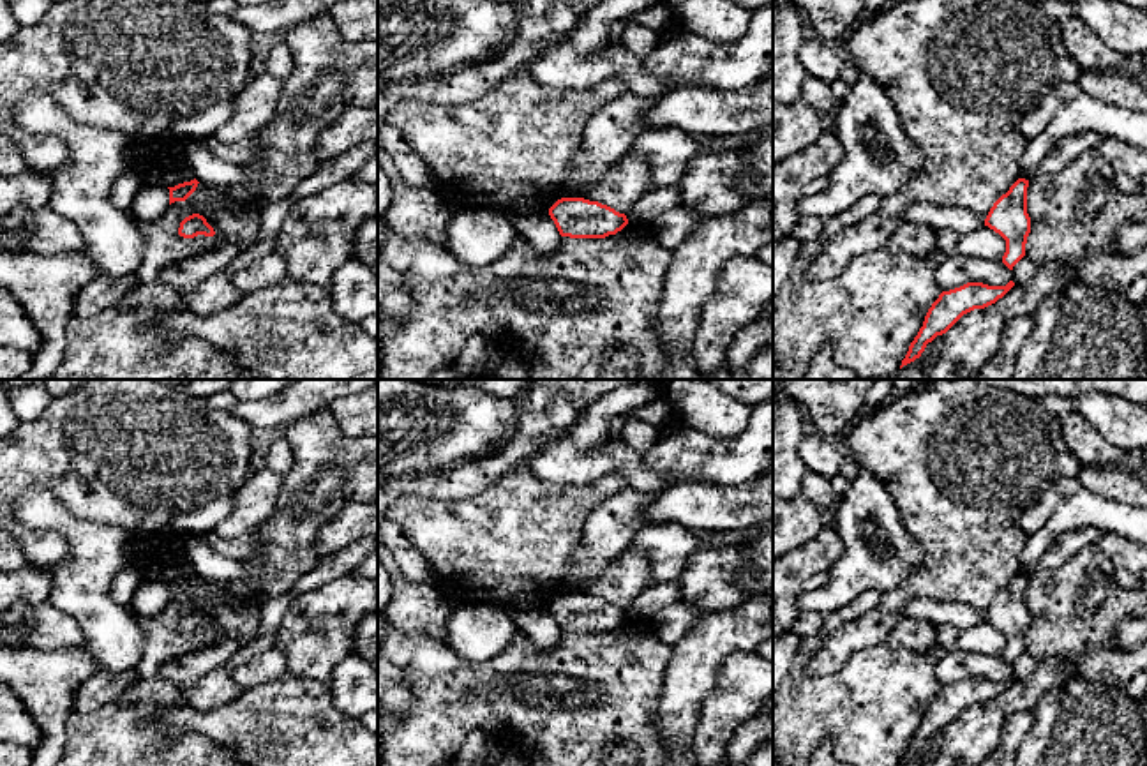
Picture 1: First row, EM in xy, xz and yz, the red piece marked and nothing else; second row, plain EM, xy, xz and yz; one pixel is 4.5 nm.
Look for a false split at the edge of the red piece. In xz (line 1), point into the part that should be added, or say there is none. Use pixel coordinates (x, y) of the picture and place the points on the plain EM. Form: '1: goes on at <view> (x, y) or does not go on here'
1: does not go on here

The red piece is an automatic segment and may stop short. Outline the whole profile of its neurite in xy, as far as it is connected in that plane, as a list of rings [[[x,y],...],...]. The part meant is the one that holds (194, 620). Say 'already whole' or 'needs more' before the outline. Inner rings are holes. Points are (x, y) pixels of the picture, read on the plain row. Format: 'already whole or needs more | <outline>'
already whole | [[[192,609],[180,618],[178,630],[184,634],[194,634],[198,630],[214,632],[214,623],[199,609]]]

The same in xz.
already whole | [[[561,593],[549,604],[549,611],[559,630],[570,634],[605,634],[628,620],[625,609],[584,593]]]

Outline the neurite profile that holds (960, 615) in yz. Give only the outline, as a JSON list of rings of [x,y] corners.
[[[916,598],[903,609],[905,618],[923,620],[930,625],[955,625],[960,630],[978,627],[985,621],[974,607],[963,602]]]

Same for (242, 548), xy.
[[[208,531],[196,533],[196,537],[206,545],[210,545],[215,552],[229,559],[245,561],[258,552],[258,542],[252,535],[219,538],[212,531]]]

